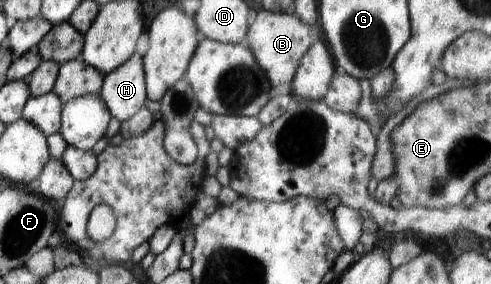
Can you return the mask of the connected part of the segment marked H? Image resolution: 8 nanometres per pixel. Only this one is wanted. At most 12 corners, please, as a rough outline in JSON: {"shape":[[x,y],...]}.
{"shape":[[145,56],[107,75],[100,95],[118,120],[149,99]]}

